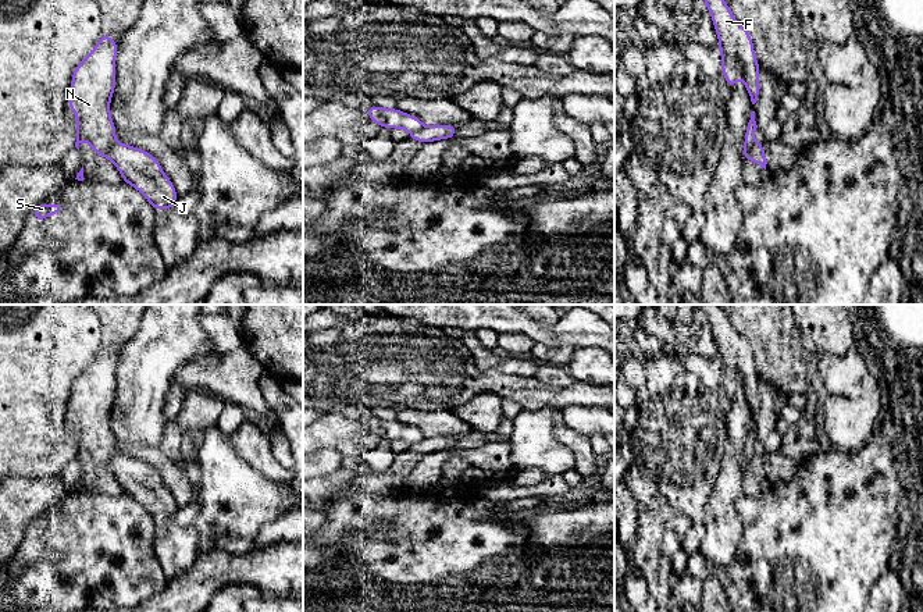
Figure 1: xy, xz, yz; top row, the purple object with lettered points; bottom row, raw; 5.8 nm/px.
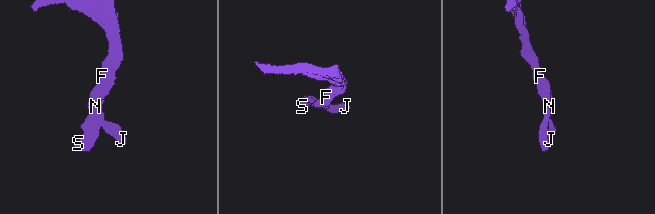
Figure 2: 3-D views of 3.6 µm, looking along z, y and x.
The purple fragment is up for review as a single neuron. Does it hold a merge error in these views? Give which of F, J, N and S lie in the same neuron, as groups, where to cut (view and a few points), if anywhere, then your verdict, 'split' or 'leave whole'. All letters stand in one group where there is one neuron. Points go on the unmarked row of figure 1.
groups F N S / J; cut xy (114, 452), (106, 469); split

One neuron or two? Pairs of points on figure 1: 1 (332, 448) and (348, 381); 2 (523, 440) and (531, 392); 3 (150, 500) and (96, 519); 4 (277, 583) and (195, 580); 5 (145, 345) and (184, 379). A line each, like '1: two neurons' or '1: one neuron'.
1: two neurons
2: two neurons
3: two neurons
4: one neuron
5: two neurons

